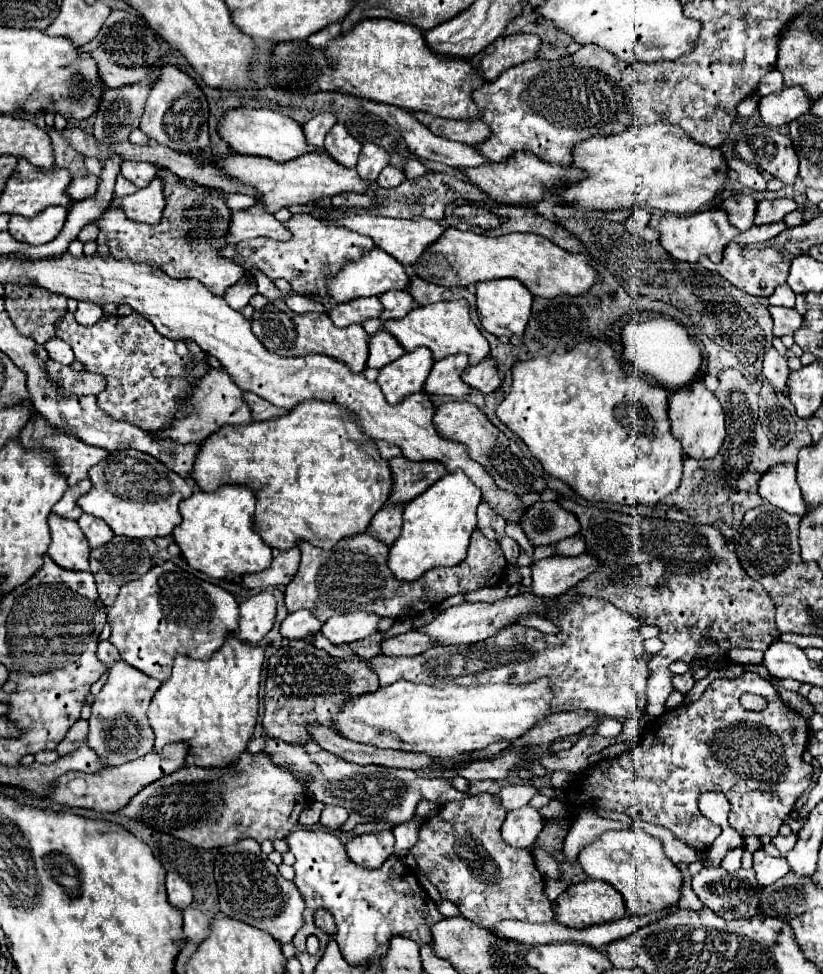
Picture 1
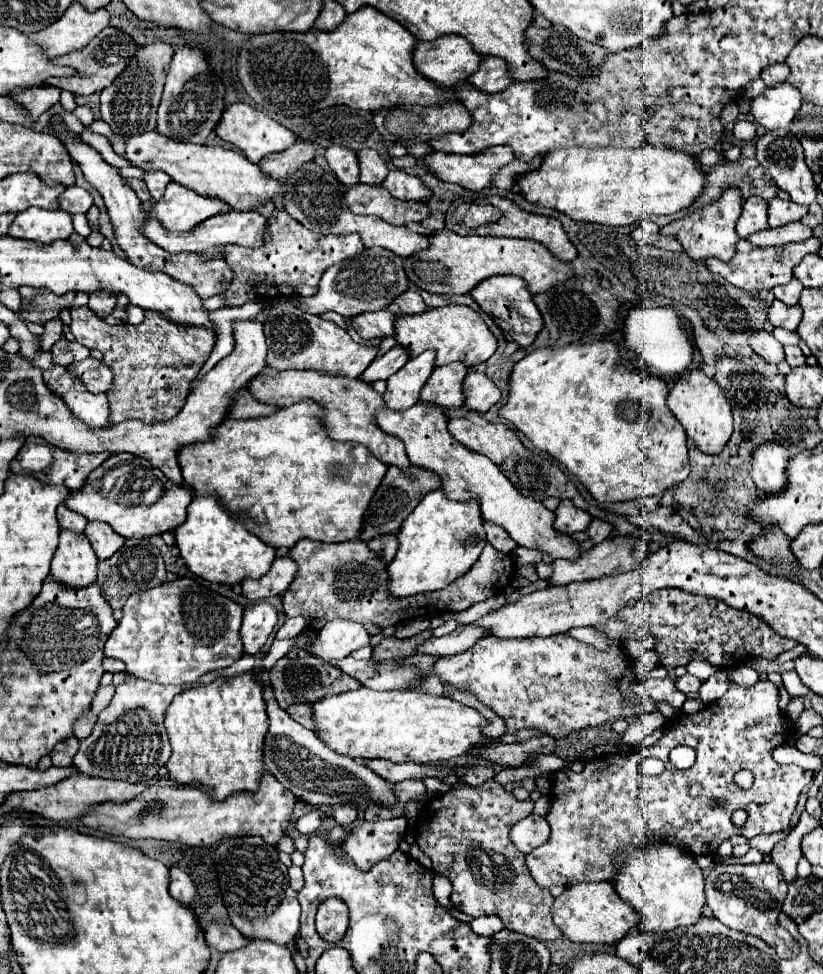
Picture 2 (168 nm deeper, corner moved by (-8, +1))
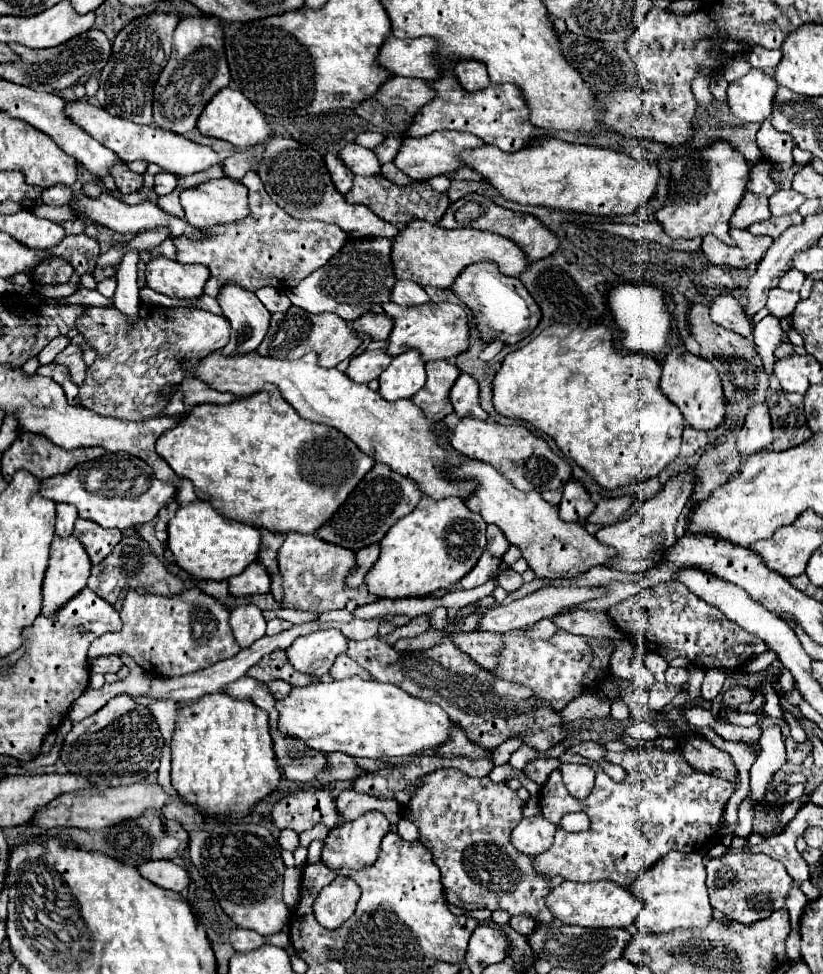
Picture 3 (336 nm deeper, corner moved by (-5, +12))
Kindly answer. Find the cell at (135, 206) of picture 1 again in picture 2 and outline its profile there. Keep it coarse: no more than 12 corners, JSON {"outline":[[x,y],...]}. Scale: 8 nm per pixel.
{"outline":[[172,181],[152,215],[170,231],[190,231],[232,211]]}

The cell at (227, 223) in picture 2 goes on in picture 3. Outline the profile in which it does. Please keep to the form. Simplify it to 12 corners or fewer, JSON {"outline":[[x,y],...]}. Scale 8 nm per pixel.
{"outline":[[109,192],[77,208],[101,226],[135,236],[167,228],[171,238],[207,234],[153,202],[123,204]]}

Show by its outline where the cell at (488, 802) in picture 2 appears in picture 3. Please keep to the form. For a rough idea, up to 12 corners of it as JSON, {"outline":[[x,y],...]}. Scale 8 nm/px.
{"outline":[[461,770],[405,808],[451,904],[539,924],[549,884],[511,842],[523,802]]}

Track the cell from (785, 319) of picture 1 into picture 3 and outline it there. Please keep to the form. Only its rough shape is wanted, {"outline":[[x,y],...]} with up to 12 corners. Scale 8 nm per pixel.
{"outline":[[769,292],[767,308],[775,318],[789,318],[797,292]]}

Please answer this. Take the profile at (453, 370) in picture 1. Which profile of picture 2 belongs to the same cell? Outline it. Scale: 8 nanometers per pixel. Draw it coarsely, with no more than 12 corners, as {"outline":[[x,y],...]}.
{"outline":[[464,363],[436,367],[420,403],[458,409],[464,403]]}

